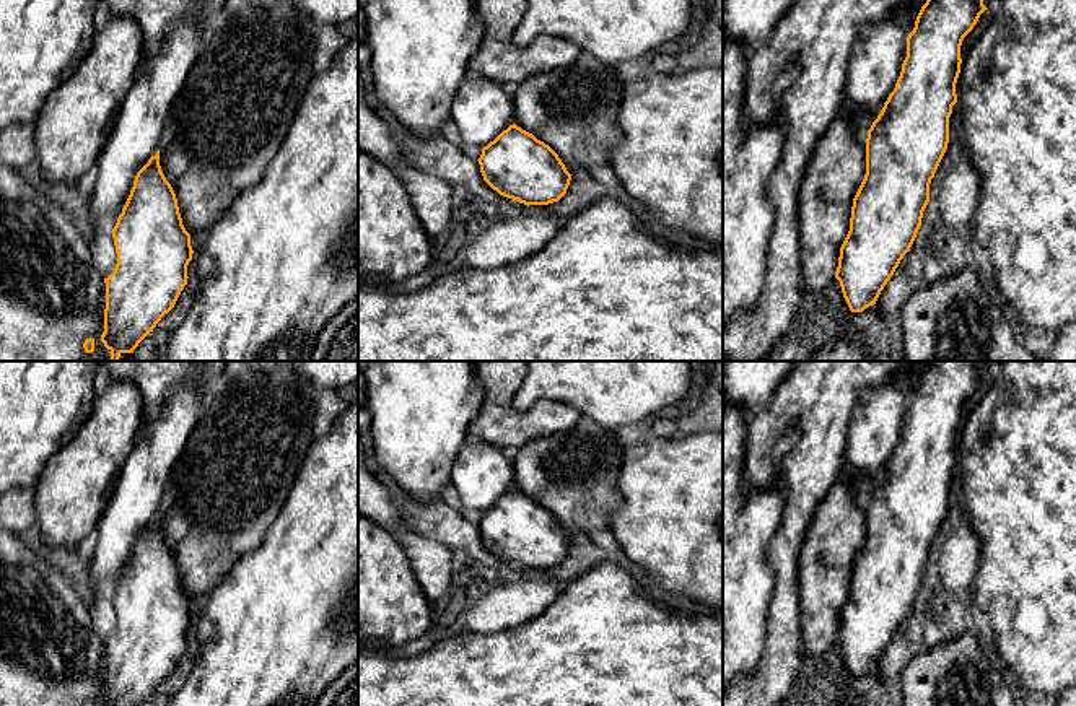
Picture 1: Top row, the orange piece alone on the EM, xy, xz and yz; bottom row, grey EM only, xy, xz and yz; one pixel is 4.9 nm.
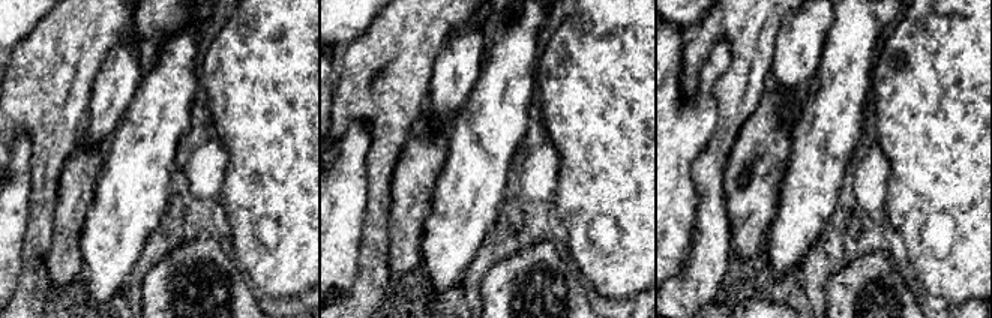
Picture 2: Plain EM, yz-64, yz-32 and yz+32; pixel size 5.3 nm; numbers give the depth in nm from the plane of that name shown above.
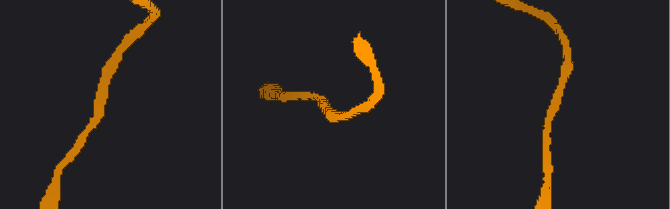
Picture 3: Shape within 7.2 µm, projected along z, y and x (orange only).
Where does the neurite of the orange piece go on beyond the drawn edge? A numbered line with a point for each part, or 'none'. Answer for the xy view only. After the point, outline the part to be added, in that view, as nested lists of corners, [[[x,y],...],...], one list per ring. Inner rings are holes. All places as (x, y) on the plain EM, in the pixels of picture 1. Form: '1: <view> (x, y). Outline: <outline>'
none

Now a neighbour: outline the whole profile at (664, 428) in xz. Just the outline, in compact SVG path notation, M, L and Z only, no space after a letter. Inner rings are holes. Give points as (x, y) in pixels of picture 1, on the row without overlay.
M654 418L648 425L648 434L651 438L674 438L679 434L679 428L674 420L669 418Z

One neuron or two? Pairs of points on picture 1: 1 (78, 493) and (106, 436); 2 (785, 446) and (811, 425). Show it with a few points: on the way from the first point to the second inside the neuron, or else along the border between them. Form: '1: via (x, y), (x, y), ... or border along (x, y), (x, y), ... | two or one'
1: via (80, 479), (96, 451) | one
2: border along (793, 422), (774, 449), (774, 464), (777, 467) | two

